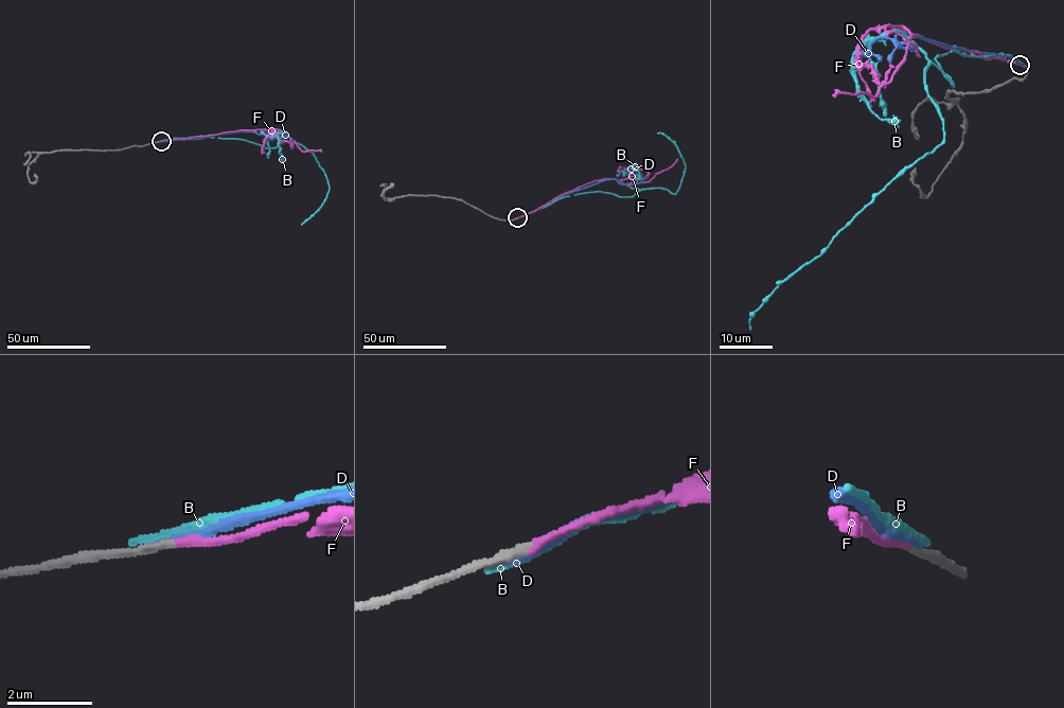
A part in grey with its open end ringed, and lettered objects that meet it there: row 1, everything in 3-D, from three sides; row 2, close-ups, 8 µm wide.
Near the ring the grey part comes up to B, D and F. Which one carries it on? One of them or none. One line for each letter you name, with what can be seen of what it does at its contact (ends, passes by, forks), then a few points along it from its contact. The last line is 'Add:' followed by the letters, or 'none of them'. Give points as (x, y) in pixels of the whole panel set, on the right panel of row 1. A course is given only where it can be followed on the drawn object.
F: it ends; course (1021, 65), (884, 24), (868, 32), (856, 62), (881, 83), (901, 65), (893, 76), (874, 96), (832, 95)
Add: F

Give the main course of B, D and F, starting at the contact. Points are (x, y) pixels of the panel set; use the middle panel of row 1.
B: (516, 218), (564, 196), (586, 193), (627, 197), (663, 188), (675, 194), (685, 163), (674, 143), (657, 133)
D: (517, 218), (605, 180), (623, 184), (642, 180), (636, 170), (627, 169), (628, 174)
F: (517, 217), (587, 183), (603, 179), (627, 179), (631, 167), (637, 166), (645, 171), (650, 180), (677, 159)

